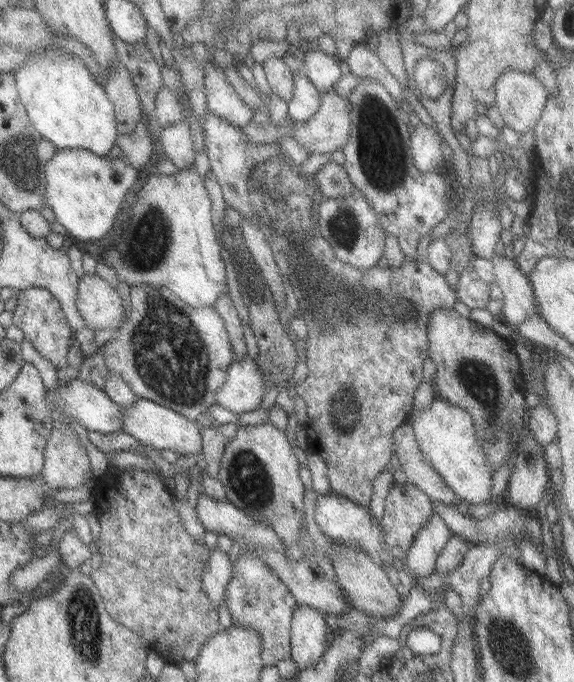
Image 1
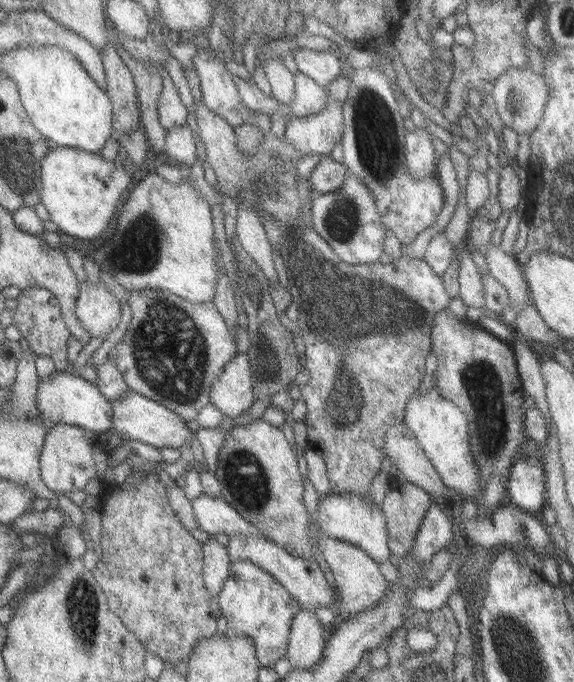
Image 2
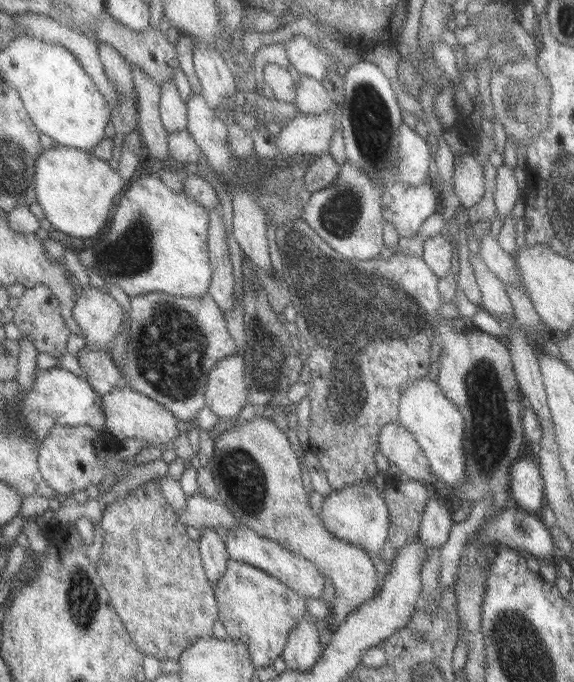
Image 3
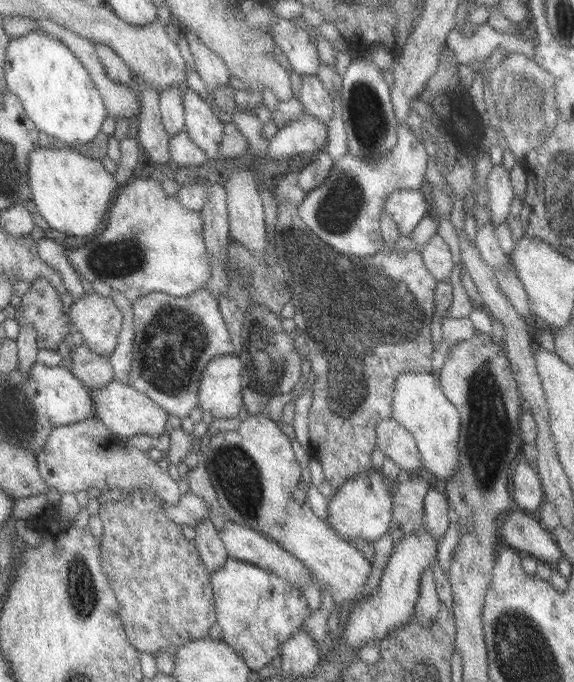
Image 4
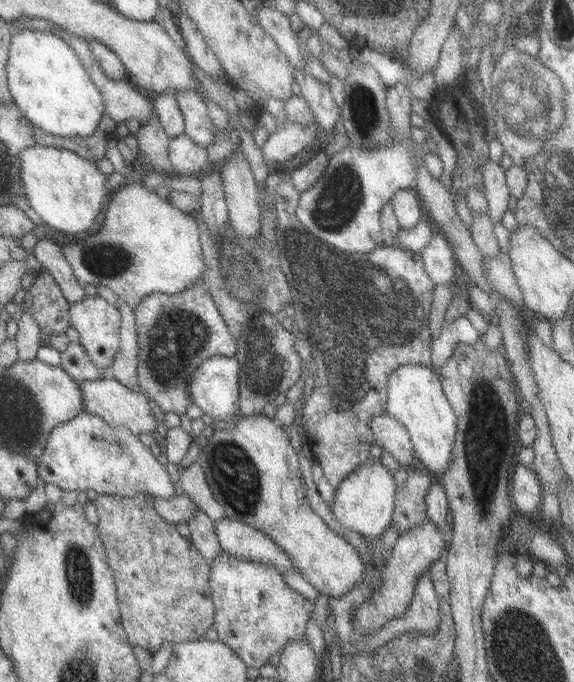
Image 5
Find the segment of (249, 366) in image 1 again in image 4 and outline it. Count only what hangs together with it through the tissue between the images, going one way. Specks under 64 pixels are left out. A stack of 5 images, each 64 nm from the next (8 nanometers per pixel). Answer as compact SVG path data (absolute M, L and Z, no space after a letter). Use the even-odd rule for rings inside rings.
M237 354L213 358L207 364L207 368L201 372L201 378L199 378L197 396L199 396L197 398L199 408L203 412L211 414L211 418L231 420L239 412L243 412L243 406L241 406L241 360L237 358Z

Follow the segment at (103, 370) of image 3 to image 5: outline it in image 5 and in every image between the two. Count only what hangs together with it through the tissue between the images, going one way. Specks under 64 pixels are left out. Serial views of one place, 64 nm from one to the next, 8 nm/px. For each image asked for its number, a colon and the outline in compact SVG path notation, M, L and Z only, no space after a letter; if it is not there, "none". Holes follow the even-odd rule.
4: M71 346L71 376L77 378L85 388L103 388L113 382L109 356L99 356L87 346Z
5: M69 342L65 346L65 350L59 354L59 368L75 382L75 384L83 384L83 382L99 382L103 378L109 378L109 372L103 372L99 370L97 366L91 364L89 356L85 354L85 350L75 344L75 342Z

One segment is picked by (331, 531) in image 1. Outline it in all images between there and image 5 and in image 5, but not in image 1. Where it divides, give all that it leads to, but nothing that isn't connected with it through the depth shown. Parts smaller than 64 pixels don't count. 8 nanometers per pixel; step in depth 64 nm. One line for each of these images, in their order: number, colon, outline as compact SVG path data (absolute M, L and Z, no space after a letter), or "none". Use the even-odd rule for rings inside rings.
2: M329 494L329 496L319 496L317 500L317 512L315 512L315 522L317 528L331 540L347 542L351 546L357 546L369 558L373 558L377 564L385 562L389 552L387 546L387 530L385 530L385 520L381 508L371 504L369 496L355 496L355 494Z
3: M369 480L363 486L351 486L339 492L329 494L323 504L321 504L321 512L317 516L325 530L329 534L333 534L337 540L347 542L351 546L357 546L369 554L375 554L381 558L381 548L387 542L389 534L389 516L387 516L387 508L383 504L383 496L375 492L373 488L373 480Z
4: M371 468L371 472L351 478L335 490L335 494L329 498L329 504L327 504L327 524L335 530L339 538L343 538L353 546L357 540L373 544L383 534L389 532L393 500L389 498L389 490L383 480L385 480L383 472Z
5: M369 458L363 466L357 466L357 470L337 486L331 502L333 518L339 526L343 526L343 530L357 532L363 538L381 536L391 526L395 508L395 490L397 486L393 484L393 474L387 472L387 468L381 466L381 462Z

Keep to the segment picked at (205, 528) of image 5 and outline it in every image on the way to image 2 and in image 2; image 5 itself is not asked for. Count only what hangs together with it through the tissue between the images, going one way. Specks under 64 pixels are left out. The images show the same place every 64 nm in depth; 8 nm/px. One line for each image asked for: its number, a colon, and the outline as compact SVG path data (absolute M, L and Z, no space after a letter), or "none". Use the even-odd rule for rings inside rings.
2: M215 538L203 542L203 584L213 598L219 596L221 586L229 574L229 566L229 554L221 544L217 544Z
3: M201 528L201 538L197 542L199 542L199 554L201 554L205 578L211 582L211 586L215 586L219 578L223 576L229 562L225 544L211 528Z
4: M201 520L195 528L195 548L199 552L199 558L203 560L205 568L211 572L219 570L219 566L223 566L223 562L227 560L225 556L225 546L221 542L219 532L213 528L211 520Z

